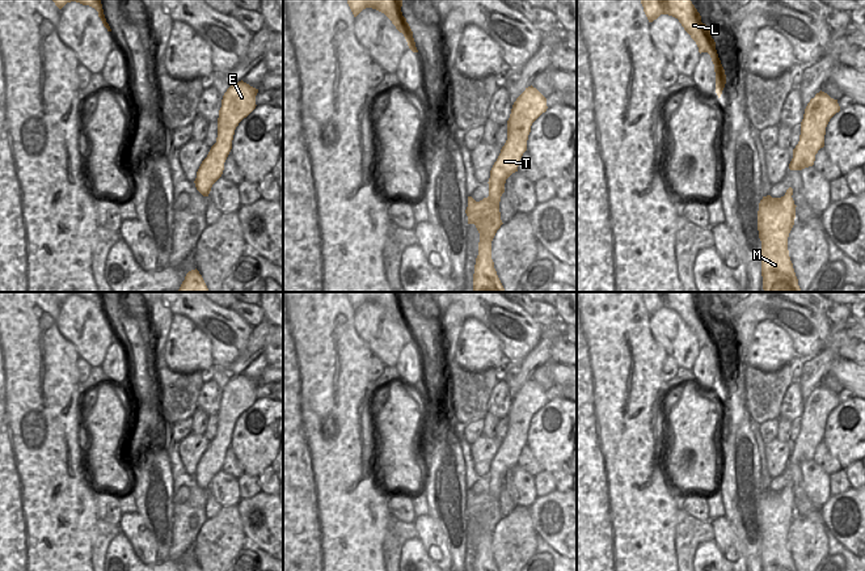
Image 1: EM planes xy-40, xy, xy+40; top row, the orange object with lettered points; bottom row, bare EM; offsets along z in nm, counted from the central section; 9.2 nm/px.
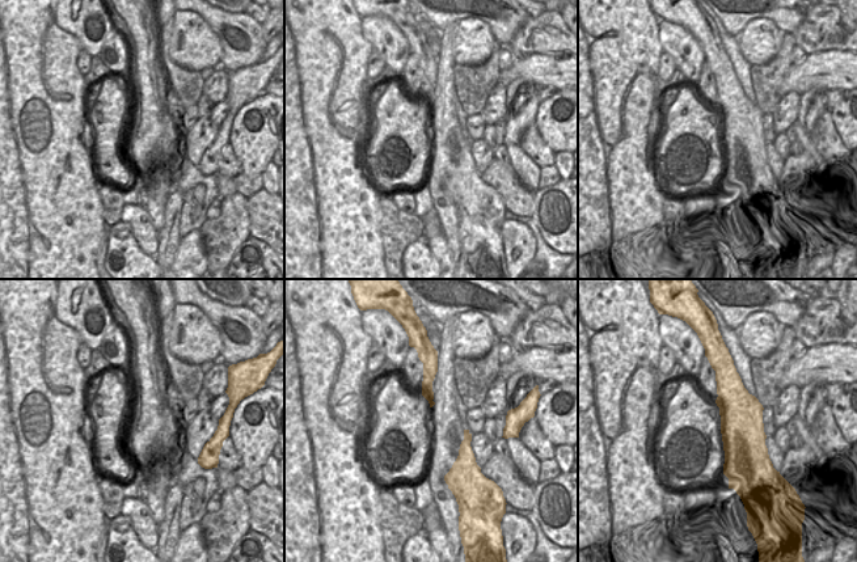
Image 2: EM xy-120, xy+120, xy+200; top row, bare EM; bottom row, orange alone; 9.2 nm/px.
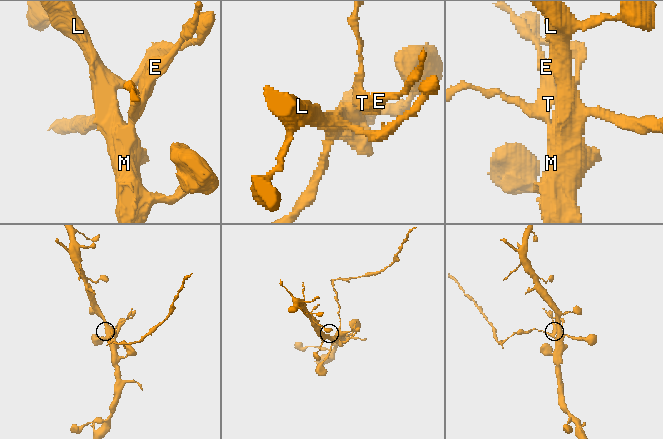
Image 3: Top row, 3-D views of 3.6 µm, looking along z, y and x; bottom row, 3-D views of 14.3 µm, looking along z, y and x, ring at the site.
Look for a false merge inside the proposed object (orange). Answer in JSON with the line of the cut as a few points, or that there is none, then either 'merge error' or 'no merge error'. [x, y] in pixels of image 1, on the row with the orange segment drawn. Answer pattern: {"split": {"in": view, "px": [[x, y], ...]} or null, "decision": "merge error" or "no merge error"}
{"split": {"in": "xy", "px": [[489, 195], [498, 202]]}, "decision": "merge error"}

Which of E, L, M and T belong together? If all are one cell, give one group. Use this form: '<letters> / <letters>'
E T / L M

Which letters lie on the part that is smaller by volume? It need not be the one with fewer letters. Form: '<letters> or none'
E, T

